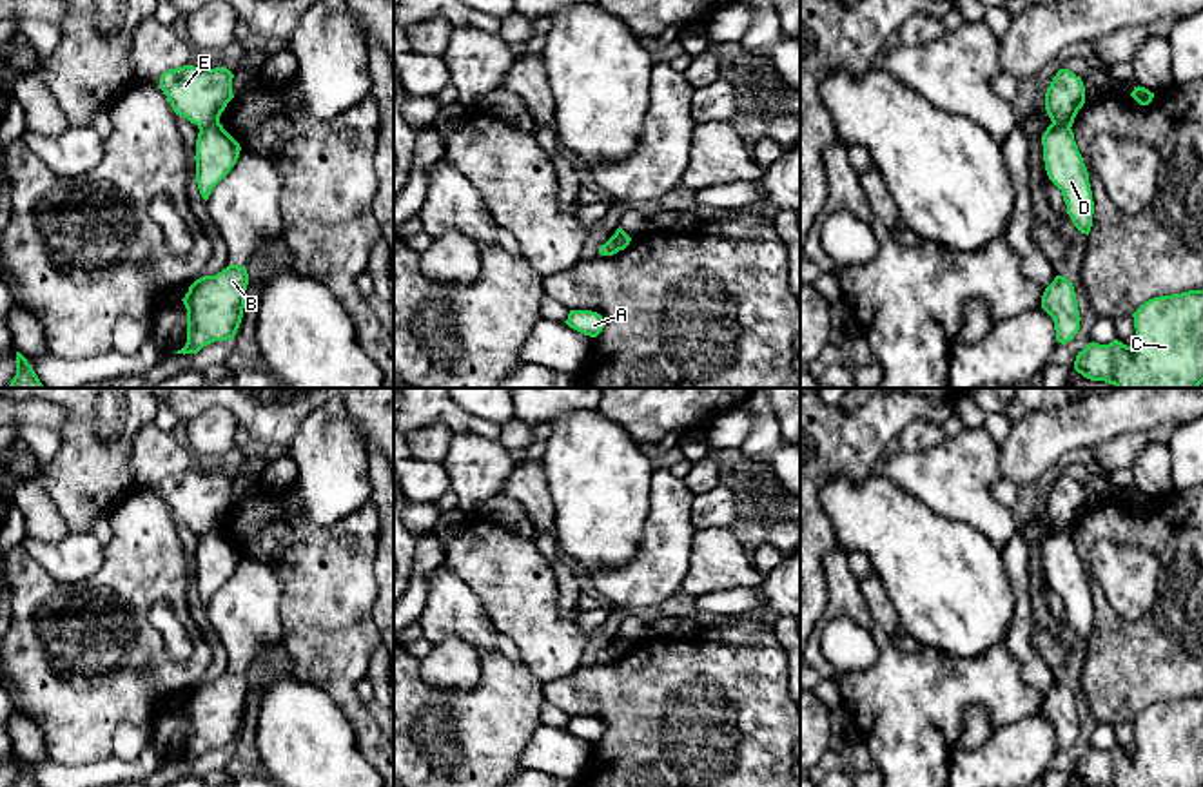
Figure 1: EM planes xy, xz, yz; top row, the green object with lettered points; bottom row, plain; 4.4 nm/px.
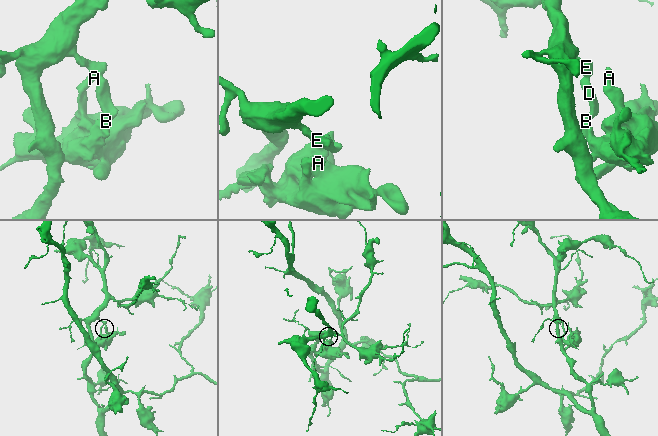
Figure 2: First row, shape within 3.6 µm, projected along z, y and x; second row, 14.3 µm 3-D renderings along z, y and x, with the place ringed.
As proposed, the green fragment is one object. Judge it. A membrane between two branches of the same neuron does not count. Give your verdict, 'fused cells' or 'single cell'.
fused cells

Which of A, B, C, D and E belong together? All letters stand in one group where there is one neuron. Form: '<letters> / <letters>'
A B C D / E

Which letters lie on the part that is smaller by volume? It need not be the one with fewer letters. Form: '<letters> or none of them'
A, B, C, D

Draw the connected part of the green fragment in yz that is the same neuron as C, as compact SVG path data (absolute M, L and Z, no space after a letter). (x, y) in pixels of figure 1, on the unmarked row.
M1203 696L1152 704L1132 724L1136 743L1130 753L1118 745L1109 751L1092 747L1078 758L1074 776L1091 787L1203 787Z

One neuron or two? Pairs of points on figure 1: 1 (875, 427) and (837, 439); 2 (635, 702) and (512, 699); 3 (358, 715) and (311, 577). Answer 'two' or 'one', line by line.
1: one
2: two
3: one

